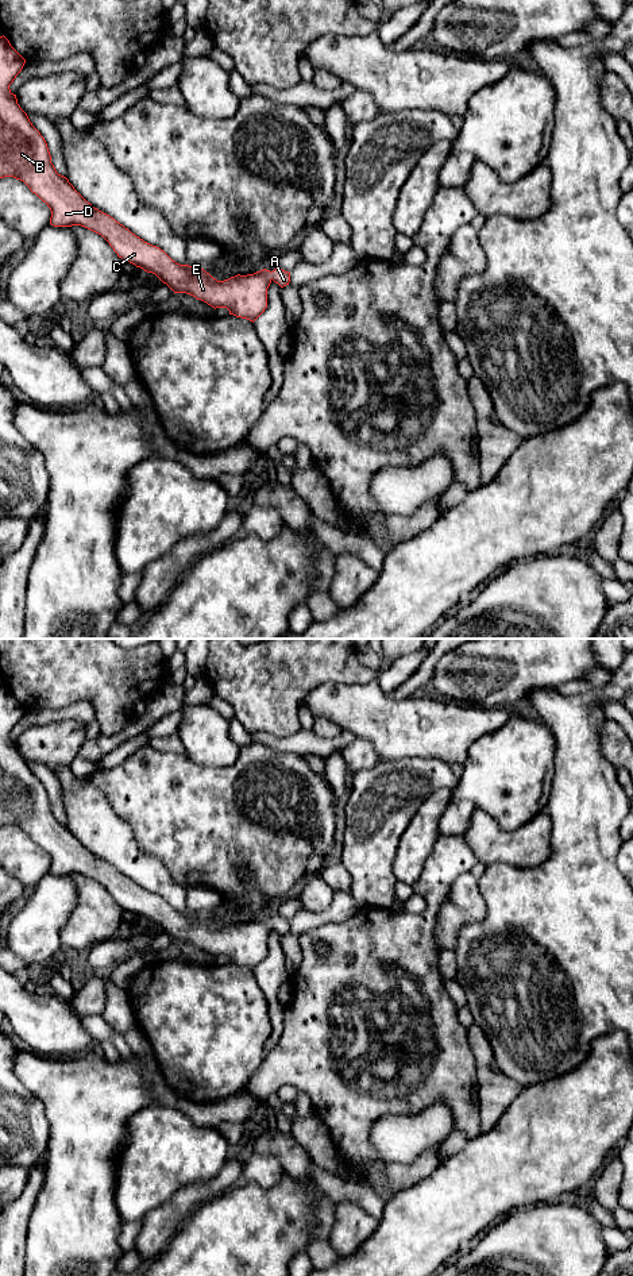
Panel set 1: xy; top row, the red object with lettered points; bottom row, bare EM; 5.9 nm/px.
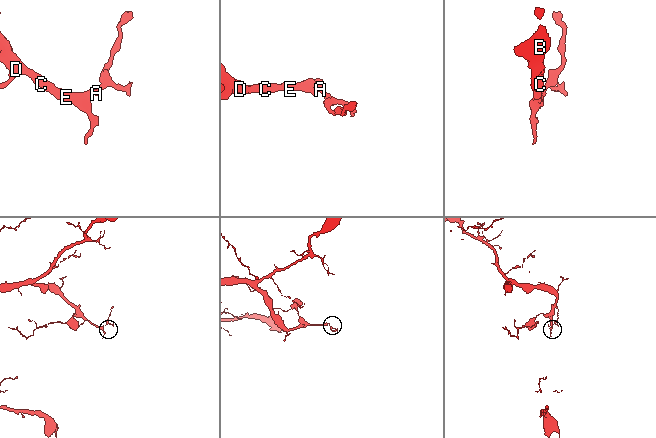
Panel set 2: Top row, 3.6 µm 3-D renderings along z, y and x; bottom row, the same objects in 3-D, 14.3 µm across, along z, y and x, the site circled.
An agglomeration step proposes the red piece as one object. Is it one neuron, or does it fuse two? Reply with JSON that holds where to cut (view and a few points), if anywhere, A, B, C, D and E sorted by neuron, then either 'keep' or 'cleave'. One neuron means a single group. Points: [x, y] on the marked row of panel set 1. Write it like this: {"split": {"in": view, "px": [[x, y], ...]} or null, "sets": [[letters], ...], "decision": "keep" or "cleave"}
{"split": null, "sets": [["A", "B", "C", "D", "E"]], "decision": "keep"}

